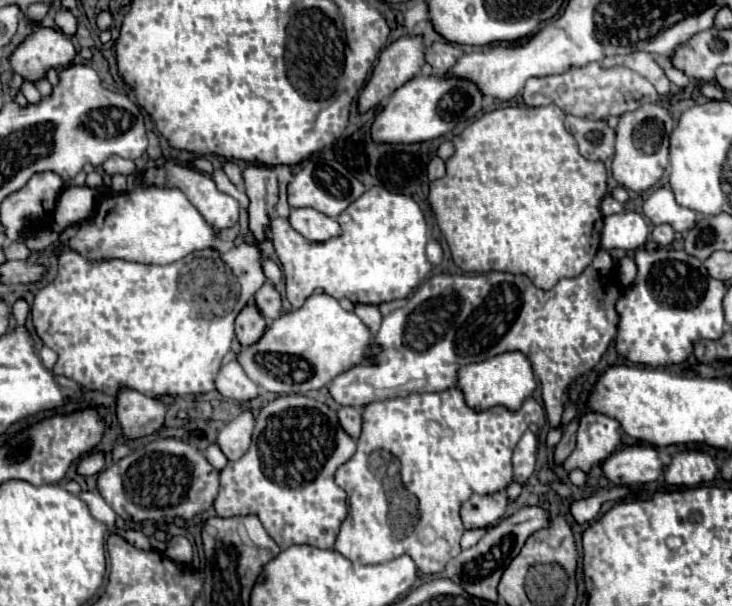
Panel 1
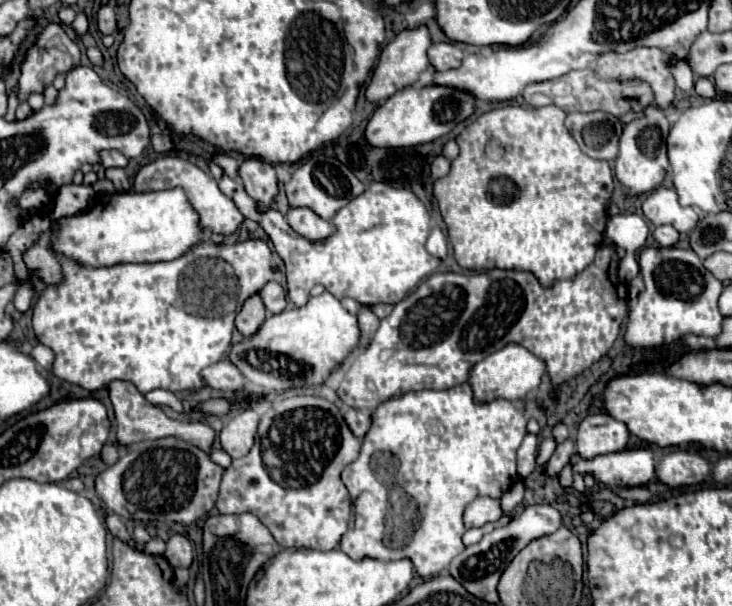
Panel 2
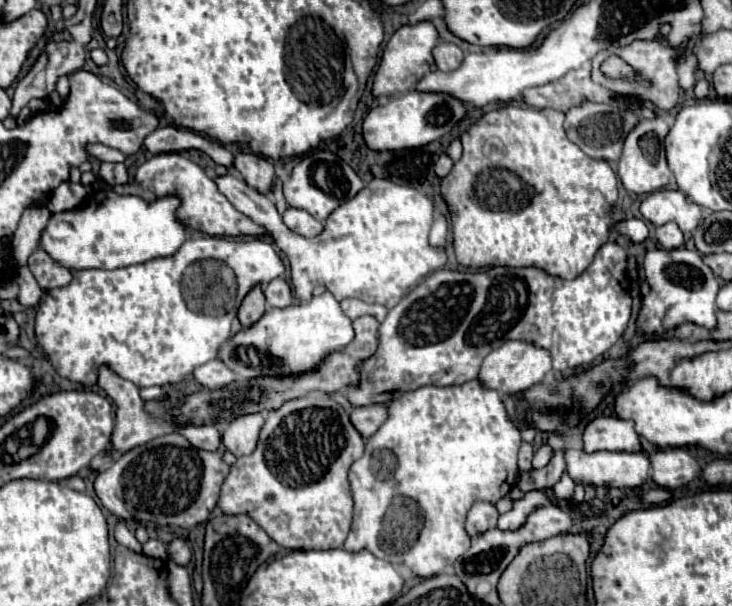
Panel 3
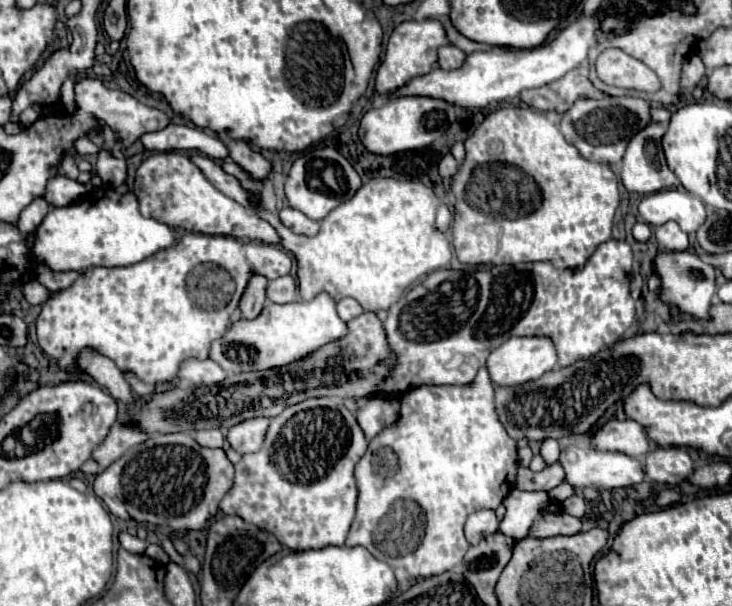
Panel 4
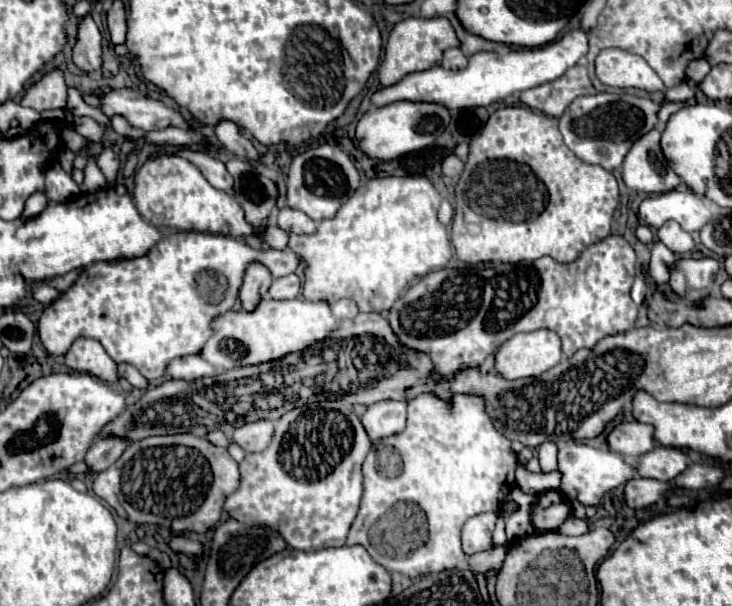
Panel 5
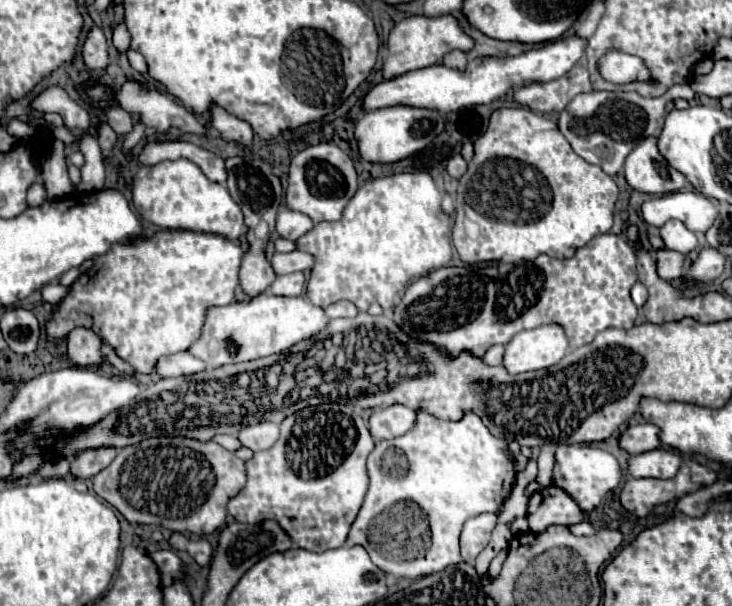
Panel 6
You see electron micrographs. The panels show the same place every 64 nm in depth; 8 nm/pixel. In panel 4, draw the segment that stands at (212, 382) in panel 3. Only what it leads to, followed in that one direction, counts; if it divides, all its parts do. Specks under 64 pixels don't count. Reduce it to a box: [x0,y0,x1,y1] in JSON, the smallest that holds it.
[178,360,228,386]

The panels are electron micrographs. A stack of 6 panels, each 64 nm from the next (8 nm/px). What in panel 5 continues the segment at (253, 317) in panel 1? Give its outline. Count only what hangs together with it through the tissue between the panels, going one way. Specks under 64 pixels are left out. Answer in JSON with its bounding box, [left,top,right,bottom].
[240,262,272,312]

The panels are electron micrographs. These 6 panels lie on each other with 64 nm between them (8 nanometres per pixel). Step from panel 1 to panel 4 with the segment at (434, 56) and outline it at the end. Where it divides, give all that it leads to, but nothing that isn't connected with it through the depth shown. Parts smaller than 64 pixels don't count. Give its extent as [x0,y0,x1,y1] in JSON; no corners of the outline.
[438,44,466,70]

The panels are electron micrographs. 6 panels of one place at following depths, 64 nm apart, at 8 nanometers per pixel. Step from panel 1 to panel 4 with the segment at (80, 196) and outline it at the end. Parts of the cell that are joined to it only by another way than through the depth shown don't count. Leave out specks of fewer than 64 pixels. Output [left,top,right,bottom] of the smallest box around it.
[44,176,86,208]

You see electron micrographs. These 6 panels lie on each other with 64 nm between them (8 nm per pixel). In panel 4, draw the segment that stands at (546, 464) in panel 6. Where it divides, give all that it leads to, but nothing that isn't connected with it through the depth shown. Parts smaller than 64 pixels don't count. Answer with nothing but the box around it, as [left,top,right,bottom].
[540,438,560,464]

